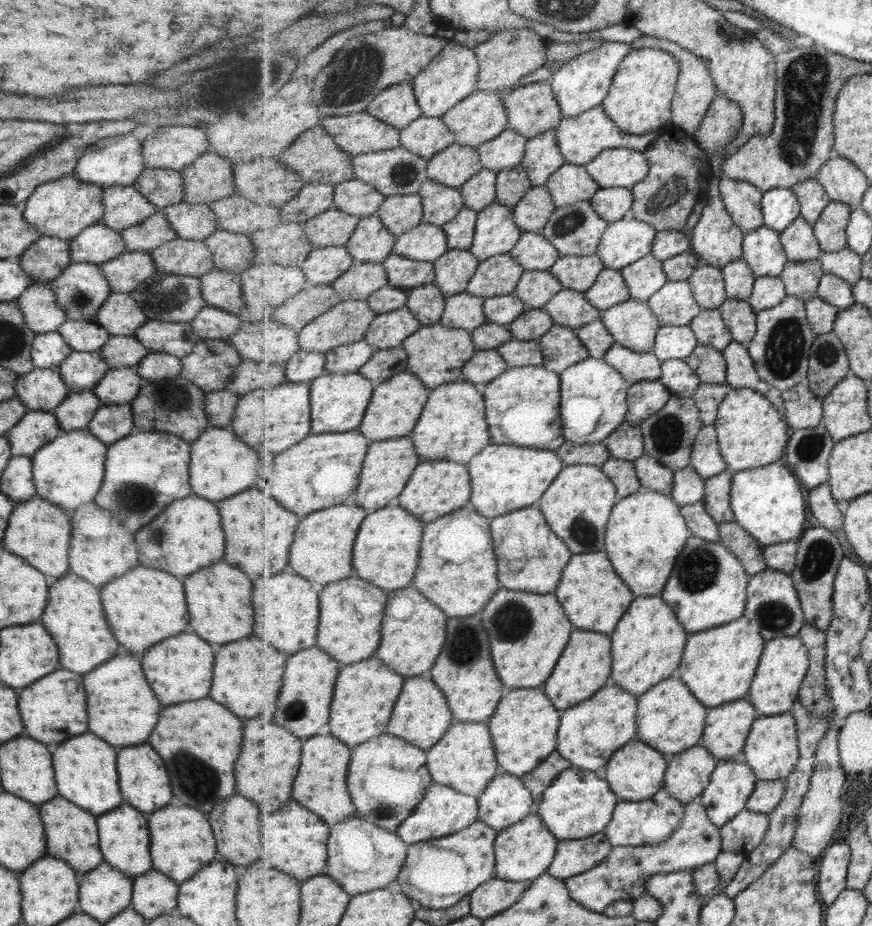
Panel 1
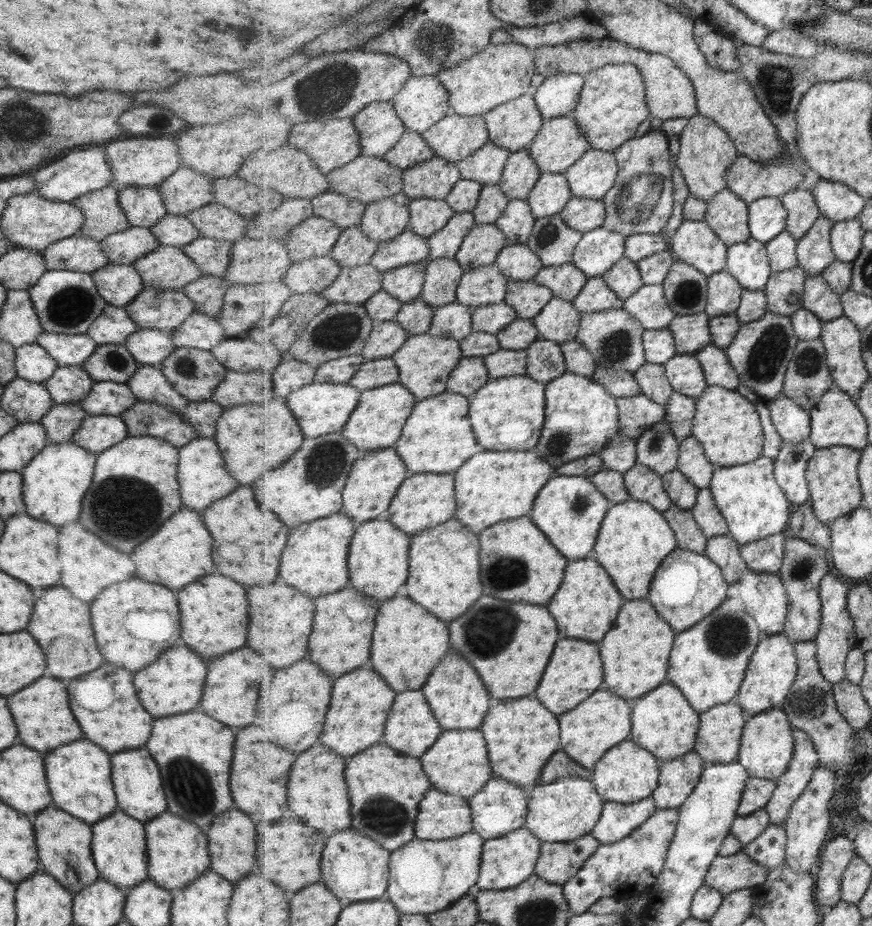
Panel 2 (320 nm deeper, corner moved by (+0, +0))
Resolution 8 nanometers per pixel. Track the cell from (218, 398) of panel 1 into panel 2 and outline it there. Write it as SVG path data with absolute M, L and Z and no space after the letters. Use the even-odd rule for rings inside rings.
M201 400L190 401L181 411L182 415L190 422L197 437L212 438L216 420L223 408L218 404L213 404L210 400Z

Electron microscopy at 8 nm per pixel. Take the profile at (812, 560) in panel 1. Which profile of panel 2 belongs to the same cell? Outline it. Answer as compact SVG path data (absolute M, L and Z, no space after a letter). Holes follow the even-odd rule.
M796 537L787 539L785 562L778 574L790 596L790 612L783 633L793 643L815 639L822 628L822 580L831 570L824 555L824 550L819 549L819 546L813 546L803 539Z

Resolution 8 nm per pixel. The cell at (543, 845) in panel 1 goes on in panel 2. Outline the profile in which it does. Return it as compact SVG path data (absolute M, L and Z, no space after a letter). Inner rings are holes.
M526 826L499 838L486 839L482 852L482 869L474 892L513 889L533 877L542 853L542 844L542 839Z

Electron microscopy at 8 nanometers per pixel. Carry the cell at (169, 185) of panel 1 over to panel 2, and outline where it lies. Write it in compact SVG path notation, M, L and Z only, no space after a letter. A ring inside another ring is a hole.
M157 187L117 189L117 198L128 227L149 228L166 215Z

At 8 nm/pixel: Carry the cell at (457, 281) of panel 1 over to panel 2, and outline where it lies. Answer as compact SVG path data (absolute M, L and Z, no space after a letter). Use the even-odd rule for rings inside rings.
M456 258L430 260L426 270L425 286L420 298L434 308L455 302L464 274L465 270Z

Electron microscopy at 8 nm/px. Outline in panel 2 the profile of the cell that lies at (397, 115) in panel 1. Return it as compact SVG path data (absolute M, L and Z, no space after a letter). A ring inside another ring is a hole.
M392 101L373 102L354 117L362 135L362 155L383 157L408 131Z

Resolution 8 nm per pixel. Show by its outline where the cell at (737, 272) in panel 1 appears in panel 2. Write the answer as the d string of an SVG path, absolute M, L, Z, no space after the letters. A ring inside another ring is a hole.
M727 270L710 275L706 313L711 317L737 315L743 291L738 279Z

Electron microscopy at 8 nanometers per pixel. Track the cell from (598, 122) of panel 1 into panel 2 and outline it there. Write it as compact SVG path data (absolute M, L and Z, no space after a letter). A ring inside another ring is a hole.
M570 116L547 119L529 147L543 173L563 174L589 149L587 135Z

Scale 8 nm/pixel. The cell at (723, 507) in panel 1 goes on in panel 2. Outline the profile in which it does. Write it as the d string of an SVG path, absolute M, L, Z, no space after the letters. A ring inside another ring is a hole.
M710 487L700 489L698 504L691 511L707 539L730 535L730 524L719 510L718 503L715 502L714 491Z

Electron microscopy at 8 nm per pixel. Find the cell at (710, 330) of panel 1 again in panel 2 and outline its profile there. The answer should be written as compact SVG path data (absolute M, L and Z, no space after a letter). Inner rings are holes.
M703 311L699 314L677 315L671 322L678 354L696 354L712 344L710 315Z

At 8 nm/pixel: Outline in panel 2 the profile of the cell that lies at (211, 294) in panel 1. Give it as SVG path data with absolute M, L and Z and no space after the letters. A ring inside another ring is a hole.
M202 275L181 289L193 303L194 312L215 317L222 307L222 298L230 286L223 277Z

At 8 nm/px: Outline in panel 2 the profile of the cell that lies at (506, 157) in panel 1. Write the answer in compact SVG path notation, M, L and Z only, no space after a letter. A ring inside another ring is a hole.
M493 142L457 163L463 179L473 180L485 185L498 185L502 181L507 161L513 154L510 150Z

